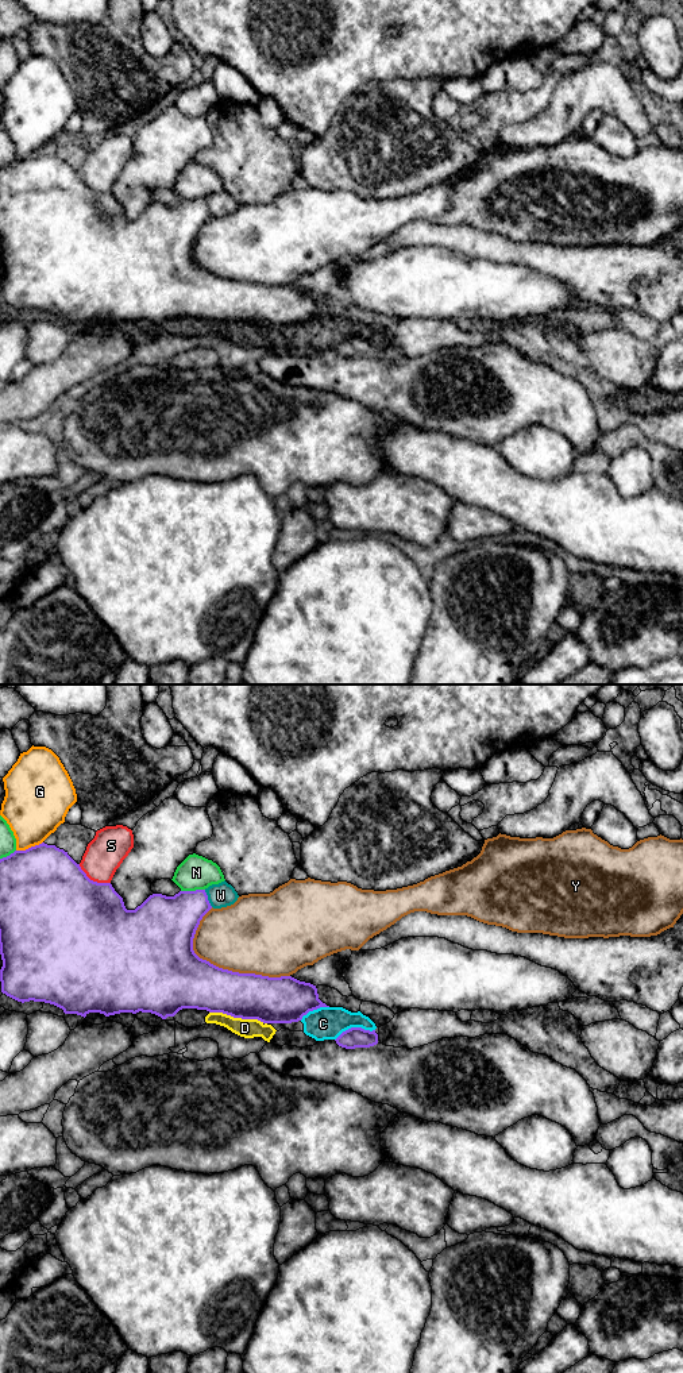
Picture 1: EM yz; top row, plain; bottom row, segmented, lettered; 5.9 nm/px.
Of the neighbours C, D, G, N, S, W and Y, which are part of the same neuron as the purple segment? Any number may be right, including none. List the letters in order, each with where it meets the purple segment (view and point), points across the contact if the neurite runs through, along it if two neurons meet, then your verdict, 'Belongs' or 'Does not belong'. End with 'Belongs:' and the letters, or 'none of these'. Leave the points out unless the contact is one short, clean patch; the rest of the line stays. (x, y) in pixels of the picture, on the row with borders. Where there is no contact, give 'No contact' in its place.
C: Touches purple at yz (354, 1028). Does not belong
D: Touches purple at yz (238, 1017). Does not belong
G: Touches purple at yz (29, 848). Does not belong
N: Touches purple at yz (192, 891). Does not belong
S: Touches purple at yz (92, 880). Does not belong
W: Touches purple at yz (207, 898). Does not belong
Y: Touches purple at yz (227, 970). Does not belong
Belongs: none of these

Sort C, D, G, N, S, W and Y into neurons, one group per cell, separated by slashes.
C D / G / N / S / W / Y

